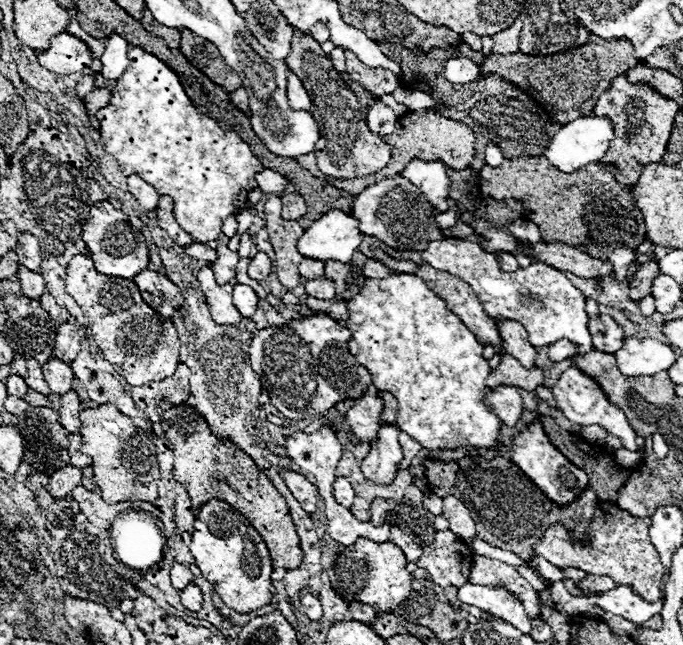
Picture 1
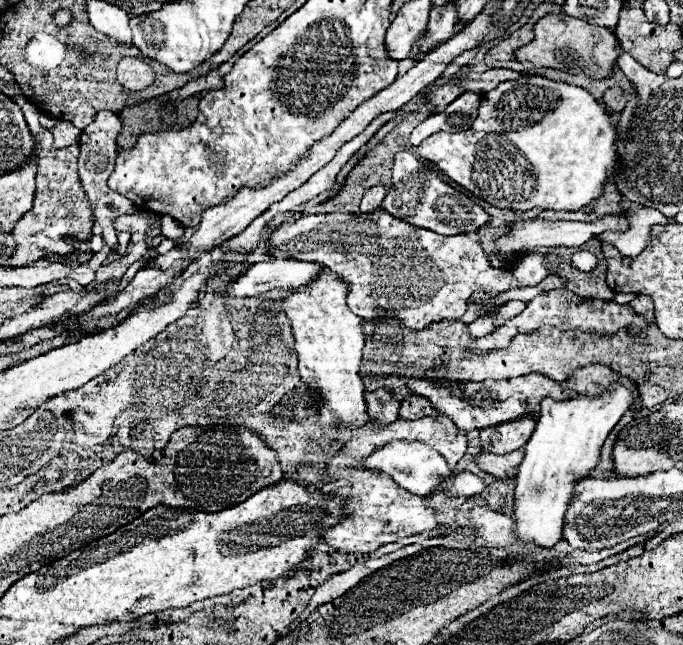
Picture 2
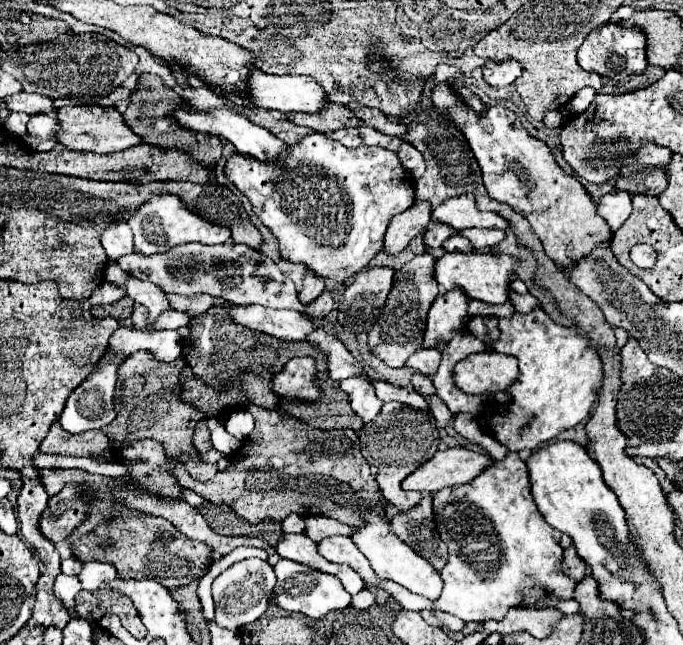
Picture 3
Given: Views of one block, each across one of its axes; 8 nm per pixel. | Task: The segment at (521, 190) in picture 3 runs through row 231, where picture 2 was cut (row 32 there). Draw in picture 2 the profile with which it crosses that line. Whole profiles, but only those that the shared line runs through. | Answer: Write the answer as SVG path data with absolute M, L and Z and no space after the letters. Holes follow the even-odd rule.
M546 14L534 24L534 40L518 48L516 60L526 68L556 68L570 74L586 74L592 78L606 78L612 72L618 50L616 36L602 26L592 26L580 18L568 14Z

